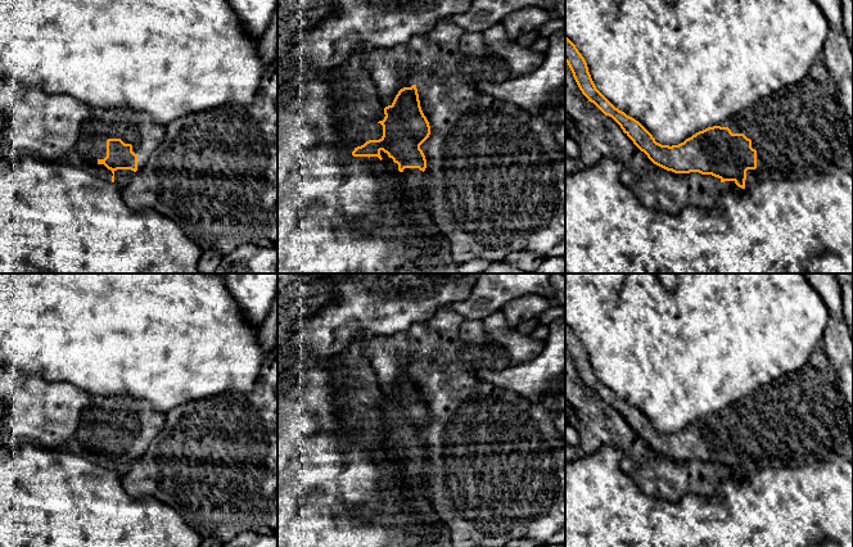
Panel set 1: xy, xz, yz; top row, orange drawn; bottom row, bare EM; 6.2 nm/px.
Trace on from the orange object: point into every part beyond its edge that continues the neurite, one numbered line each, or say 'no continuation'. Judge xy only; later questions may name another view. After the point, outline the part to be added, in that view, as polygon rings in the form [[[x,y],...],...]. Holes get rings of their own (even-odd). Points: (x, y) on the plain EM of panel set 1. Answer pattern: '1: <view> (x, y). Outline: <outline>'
1: xy (144, 421). Outline: [[[92,395],[91,403],[89,408],[81,411],[80,425],[64,449],[85,456],[89,461],[109,470],[112,458],[98,451],[107,444],[108,426],[121,426],[125,431],[131,431],[140,457],[166,422],[166,413],[135,397]]]

